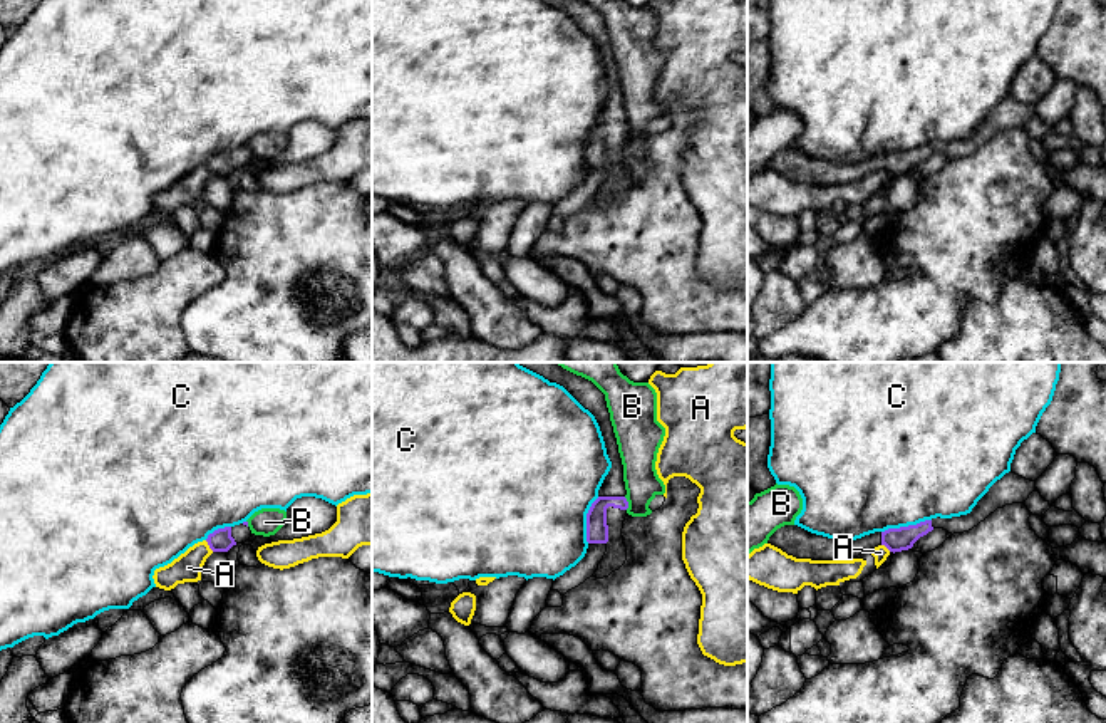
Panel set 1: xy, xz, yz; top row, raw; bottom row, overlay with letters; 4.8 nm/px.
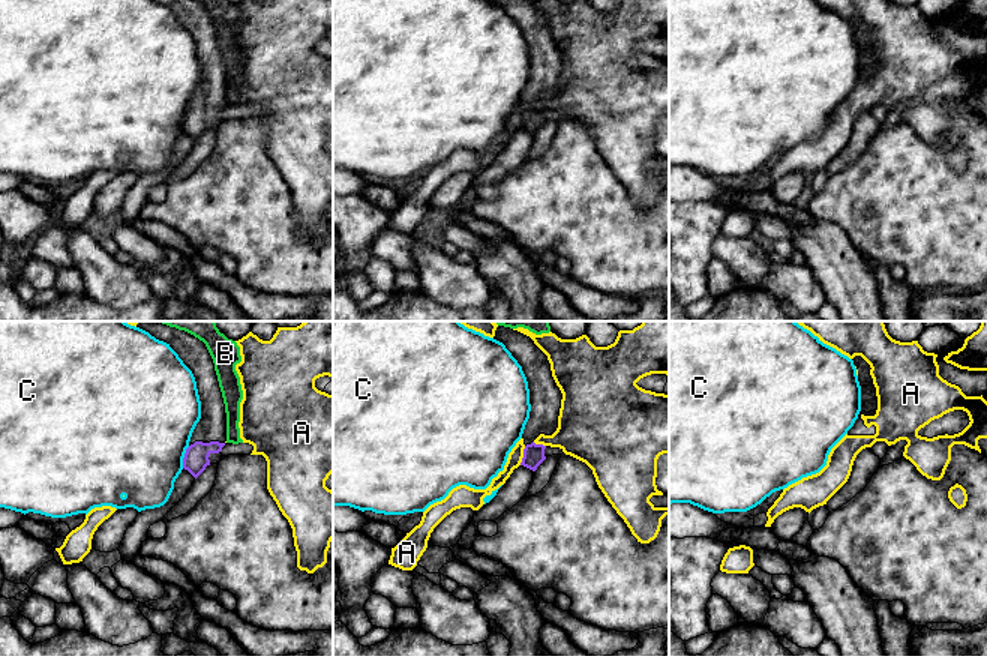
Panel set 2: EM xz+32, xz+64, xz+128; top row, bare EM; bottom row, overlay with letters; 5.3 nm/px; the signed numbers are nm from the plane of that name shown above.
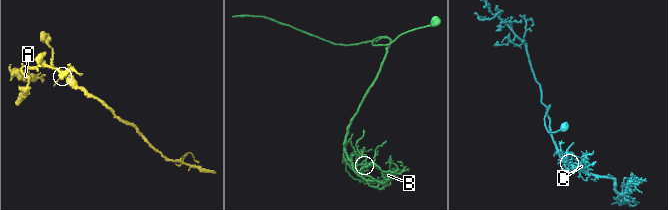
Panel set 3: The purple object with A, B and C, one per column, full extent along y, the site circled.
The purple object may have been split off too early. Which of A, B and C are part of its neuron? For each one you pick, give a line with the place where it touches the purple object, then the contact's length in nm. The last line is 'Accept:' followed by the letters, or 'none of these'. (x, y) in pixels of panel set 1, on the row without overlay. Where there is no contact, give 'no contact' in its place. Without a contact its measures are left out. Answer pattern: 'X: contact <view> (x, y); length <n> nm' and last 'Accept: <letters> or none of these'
Accept: none of these

